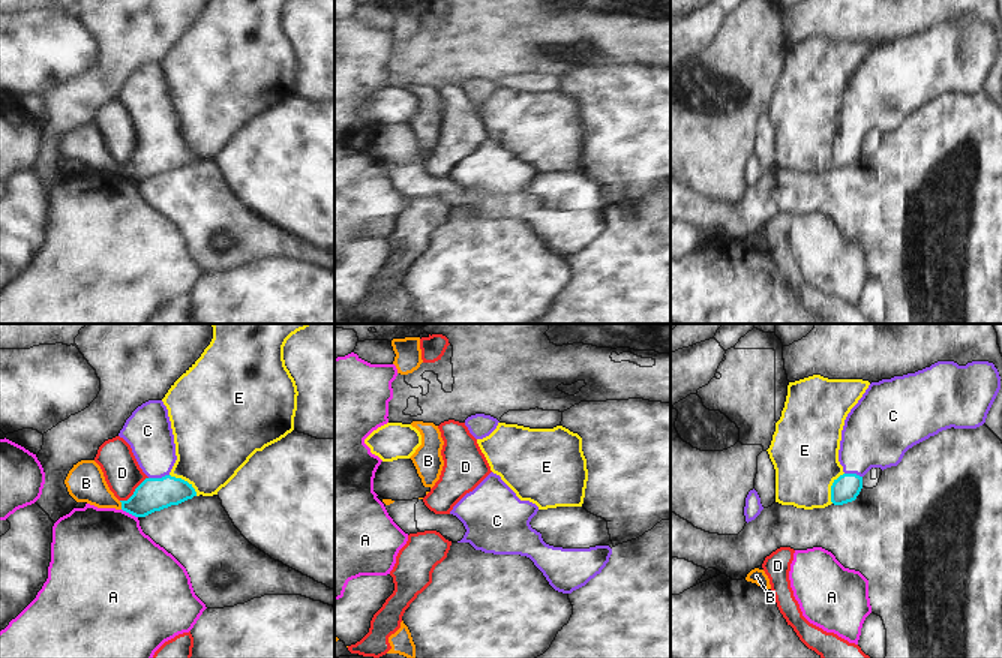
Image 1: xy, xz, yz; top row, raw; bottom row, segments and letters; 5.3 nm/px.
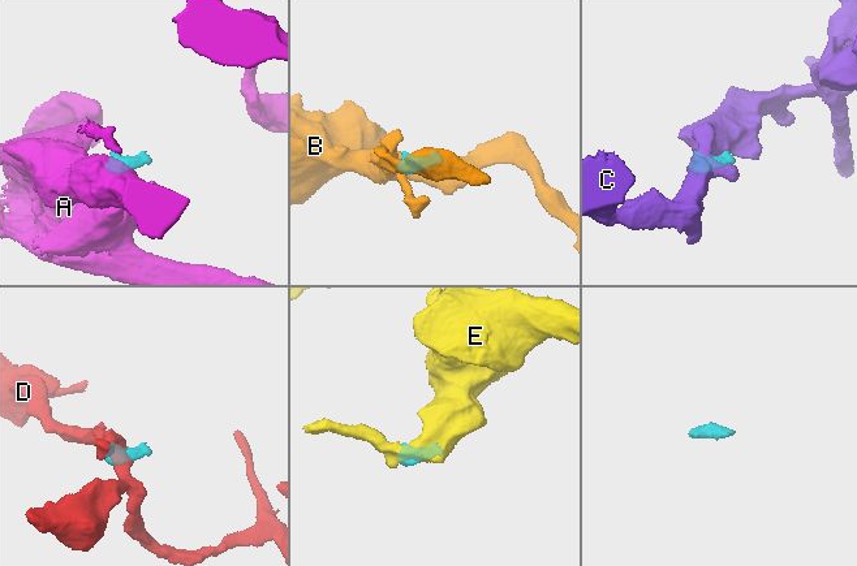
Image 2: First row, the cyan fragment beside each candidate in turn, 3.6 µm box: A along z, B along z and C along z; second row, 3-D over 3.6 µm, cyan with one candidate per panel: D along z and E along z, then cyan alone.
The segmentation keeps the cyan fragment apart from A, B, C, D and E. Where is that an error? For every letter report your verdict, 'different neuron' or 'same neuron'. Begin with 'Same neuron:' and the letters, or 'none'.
Same neuron: C
A: different neuron
B: different neuron
C: same neuron
D: different neuron
E: different neuron

